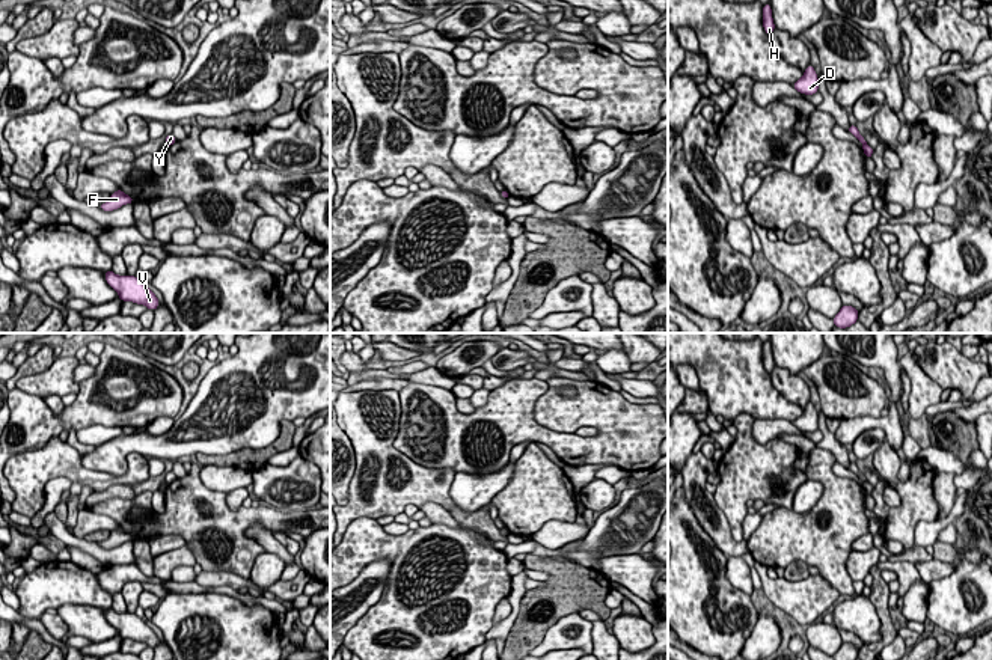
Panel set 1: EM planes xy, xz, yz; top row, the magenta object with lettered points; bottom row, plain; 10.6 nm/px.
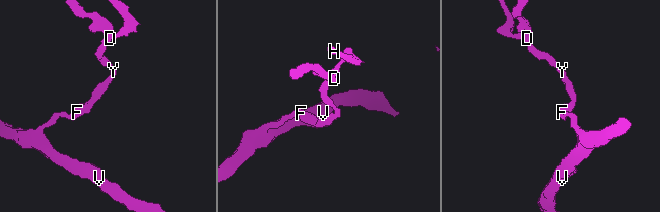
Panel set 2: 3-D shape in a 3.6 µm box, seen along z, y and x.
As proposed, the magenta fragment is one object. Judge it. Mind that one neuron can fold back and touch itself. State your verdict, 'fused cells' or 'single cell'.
fused cells

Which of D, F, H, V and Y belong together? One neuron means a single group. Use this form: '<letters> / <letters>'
D H Y / F V

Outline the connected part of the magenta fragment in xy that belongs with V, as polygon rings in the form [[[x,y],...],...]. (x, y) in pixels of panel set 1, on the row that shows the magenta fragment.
[[[112,270],[104,271],[107,283],[118,292],[122,301],[133,301],[155,310],[160,304],[155,294],[136,276],[118,276]]]

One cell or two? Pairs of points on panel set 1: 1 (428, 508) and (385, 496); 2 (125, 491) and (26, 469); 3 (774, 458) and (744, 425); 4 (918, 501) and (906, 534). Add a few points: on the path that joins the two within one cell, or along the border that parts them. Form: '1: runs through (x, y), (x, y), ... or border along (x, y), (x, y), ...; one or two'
1: border along (419, 507), (427, 502), (436, 502), (450, 513); two
2: border along (128, 484), (112, 484), (91, 491); two
3: runs through (763, 458), (745, 440), (745, 436); one
4: runs through (912, 508), (906, 516), (906, 526); one

